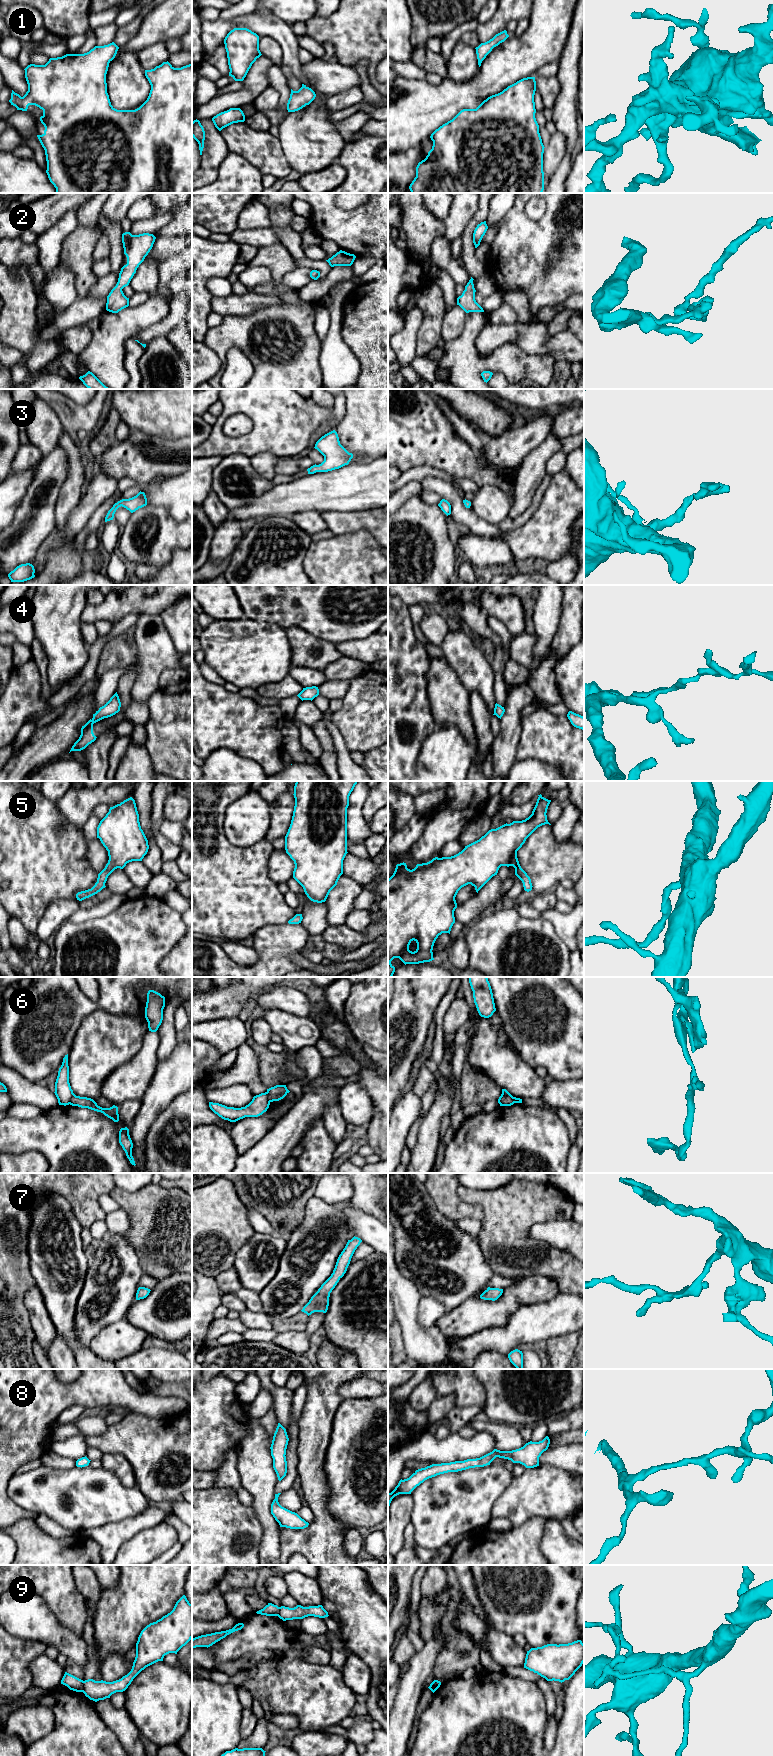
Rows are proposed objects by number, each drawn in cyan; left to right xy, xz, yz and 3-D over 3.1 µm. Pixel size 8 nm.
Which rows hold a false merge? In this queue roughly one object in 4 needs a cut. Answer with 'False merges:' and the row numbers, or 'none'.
False merges: 6, 9

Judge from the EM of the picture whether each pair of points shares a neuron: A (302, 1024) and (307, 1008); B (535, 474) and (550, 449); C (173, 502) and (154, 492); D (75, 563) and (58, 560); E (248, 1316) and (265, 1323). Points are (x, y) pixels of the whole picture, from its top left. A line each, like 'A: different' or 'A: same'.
A: different
B: same
C: same
D: same
E: same

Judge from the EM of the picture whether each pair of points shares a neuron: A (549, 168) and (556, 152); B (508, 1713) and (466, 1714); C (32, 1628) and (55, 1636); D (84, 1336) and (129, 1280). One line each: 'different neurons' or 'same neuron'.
A: same neuron
B: same neuron
C: same neuron
D: same neuron

